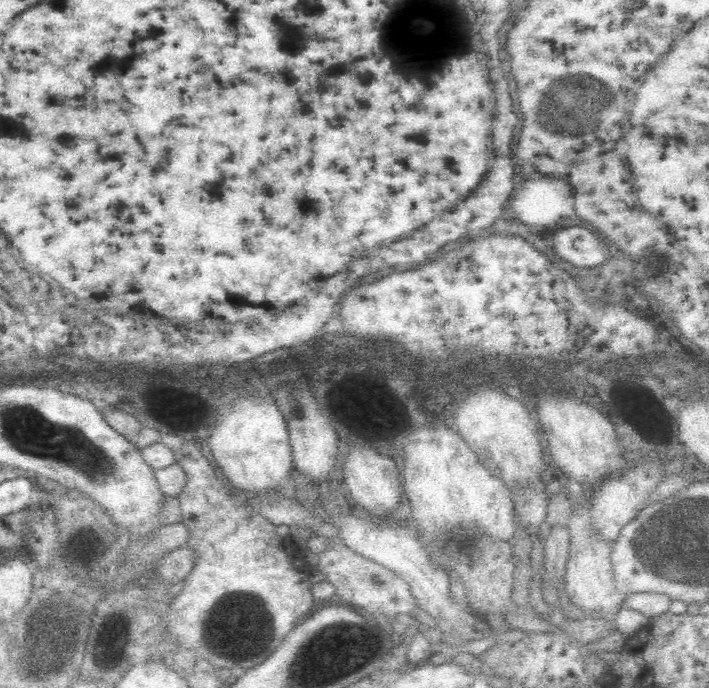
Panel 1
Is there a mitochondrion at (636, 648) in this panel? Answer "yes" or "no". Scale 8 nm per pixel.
no

